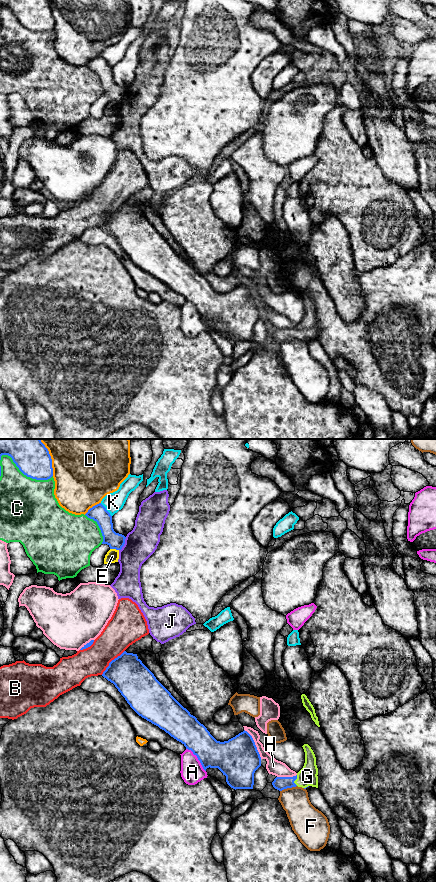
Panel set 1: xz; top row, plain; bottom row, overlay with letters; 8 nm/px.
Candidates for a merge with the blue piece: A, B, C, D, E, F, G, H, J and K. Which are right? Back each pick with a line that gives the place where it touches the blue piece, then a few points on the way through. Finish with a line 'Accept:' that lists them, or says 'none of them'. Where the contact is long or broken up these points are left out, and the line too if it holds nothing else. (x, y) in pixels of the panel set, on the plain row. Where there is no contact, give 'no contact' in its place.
G: xz (295, 331) | across xz (280, 335), (295, 331), (303, 331), (307, 328)
Accept: G

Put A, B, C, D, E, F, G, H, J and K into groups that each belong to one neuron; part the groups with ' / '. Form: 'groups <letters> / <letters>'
groups A / B / C / D / E / F / G / H / J / K

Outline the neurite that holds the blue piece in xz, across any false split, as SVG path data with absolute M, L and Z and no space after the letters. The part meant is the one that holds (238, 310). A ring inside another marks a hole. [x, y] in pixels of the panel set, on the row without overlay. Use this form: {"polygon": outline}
{"polygon": "M124 203L109 215L102 228L115 237L139 268L158 278L181 294L186 301L191 302L205 323L209 319L218 320L226 328L226 334L231 340L253 341L254 325L261 318L261 309L252 288L247 283L244 282L228 293L217 293L156 231L137 206Z"}

